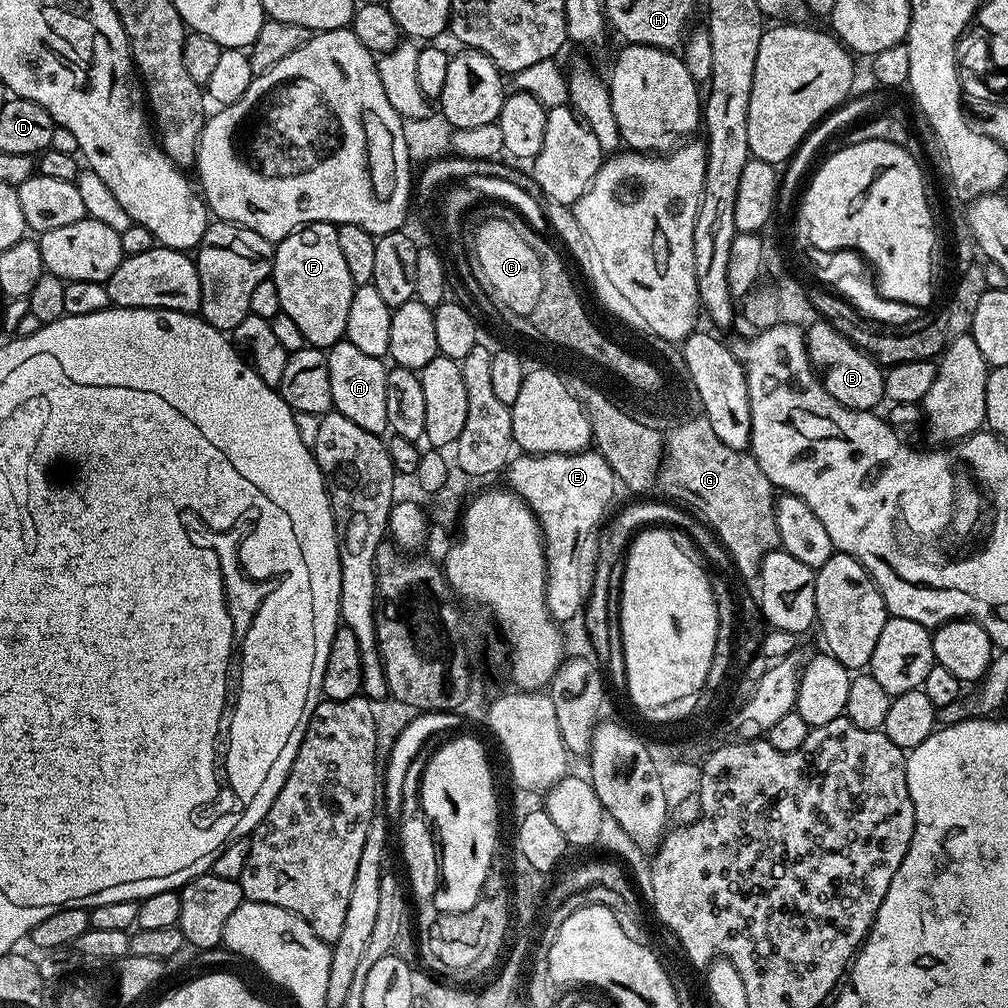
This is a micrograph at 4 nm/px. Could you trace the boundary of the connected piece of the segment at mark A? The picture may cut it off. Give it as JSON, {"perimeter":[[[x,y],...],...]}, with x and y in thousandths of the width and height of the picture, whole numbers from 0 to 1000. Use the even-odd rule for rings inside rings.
{"perimeter":[[[343,335],[331,344],[324,346],[325,362],[327,363],[327,391],[329,404],[339,410],[351,423],[359,423],[359,427],[381,431],[386,428],[383,415],[383,371],[385,365],[382,358],[375,353],[362,351],[355,347]]]}

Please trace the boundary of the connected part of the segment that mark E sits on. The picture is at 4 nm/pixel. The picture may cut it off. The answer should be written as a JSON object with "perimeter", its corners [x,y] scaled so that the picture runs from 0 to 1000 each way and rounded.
{"perimeter":[[[580,446],[565,450],[513,451],[502,465],[503,472],[503,483],[524,499],[524,504],[532,511],[532,516],[536,520],[536,529],[540,532],[540,556],[544,560],[542,577],[544,608],[553,617],[567,615],[570,611],[572,614],[581,598],[581,575],[580,572],[579,575],[575,572],[575,547],[578,546],[579,539],[586,534],[587,527],[591,523],[594,525],[600,515],[599,507],[602,506],[611,484],[613,485],[611,471],[605,466],[596,448]]]}

